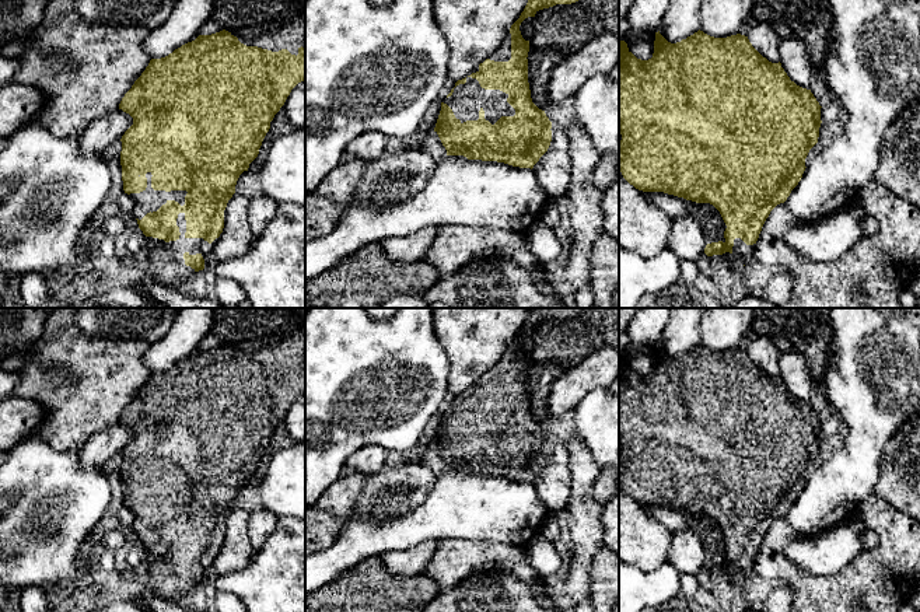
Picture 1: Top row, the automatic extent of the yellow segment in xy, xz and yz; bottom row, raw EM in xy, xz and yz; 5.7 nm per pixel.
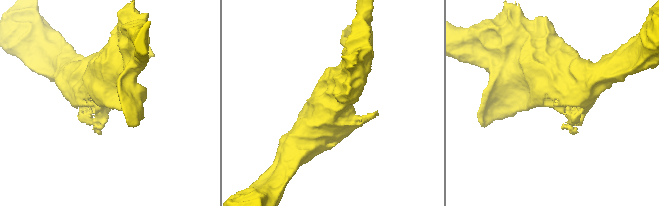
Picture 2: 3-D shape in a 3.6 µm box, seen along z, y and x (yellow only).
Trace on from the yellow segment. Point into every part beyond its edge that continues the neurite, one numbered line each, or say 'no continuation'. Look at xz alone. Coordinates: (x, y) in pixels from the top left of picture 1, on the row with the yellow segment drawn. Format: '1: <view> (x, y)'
1: xz (467, 100)

